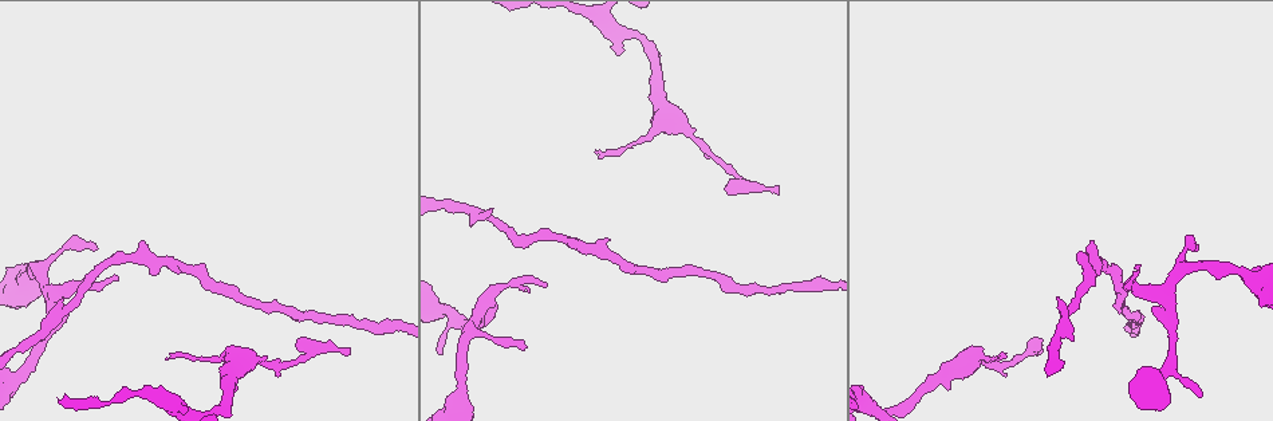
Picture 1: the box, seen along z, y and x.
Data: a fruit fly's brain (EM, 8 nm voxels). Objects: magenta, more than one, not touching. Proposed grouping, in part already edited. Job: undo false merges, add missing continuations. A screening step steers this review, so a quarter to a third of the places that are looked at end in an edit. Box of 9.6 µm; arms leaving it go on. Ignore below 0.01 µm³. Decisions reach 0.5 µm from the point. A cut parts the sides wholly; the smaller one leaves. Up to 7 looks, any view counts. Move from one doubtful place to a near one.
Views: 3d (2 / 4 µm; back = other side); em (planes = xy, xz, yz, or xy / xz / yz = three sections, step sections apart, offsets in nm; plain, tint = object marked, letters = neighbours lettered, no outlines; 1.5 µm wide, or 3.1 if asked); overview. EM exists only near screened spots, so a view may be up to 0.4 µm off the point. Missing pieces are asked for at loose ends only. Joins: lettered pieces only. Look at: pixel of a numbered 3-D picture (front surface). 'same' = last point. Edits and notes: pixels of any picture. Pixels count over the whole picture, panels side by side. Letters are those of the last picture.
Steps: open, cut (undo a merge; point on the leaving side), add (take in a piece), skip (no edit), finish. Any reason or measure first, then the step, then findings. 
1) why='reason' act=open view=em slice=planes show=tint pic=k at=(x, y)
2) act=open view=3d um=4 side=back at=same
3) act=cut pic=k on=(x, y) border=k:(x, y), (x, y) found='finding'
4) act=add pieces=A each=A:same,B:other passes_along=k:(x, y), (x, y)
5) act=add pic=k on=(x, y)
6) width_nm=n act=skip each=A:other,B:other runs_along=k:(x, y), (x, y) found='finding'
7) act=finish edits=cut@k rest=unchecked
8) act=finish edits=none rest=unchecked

why='thick turns thin' act=open view=3d um=4 side=back pic=1 at=(660, 126)

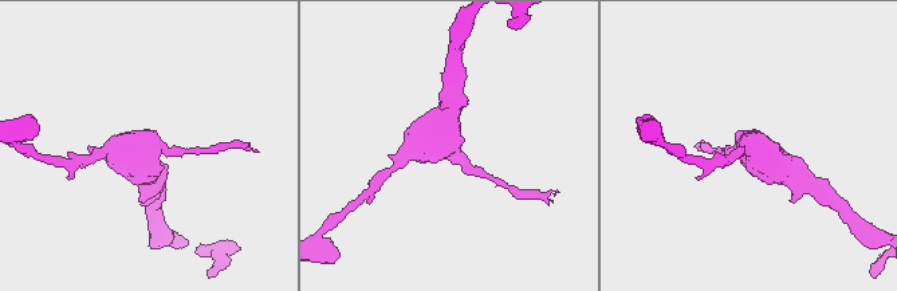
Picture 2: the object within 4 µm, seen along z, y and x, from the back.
arms=3 act=open view=em slice=planes show=letters pic=2 at=(149, 145)

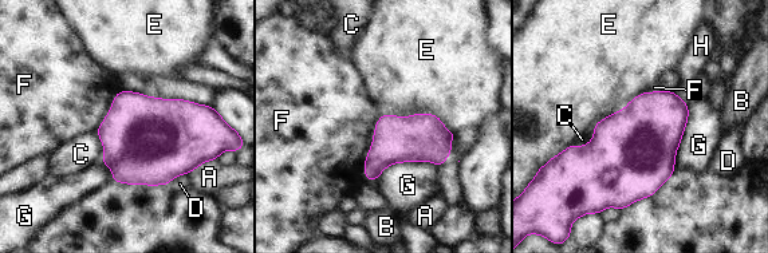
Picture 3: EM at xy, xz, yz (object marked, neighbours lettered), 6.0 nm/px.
act=skip each=A:other,B:other,C:other,D:other,E:other,F:other,G:other,H:other border=3:(382, 114), (365, 161), (366, 180) found='one cell here'

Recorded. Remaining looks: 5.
why='an open end' act=open view=em slice=xz step=4 show=tint pic=1 at=(528, 288)

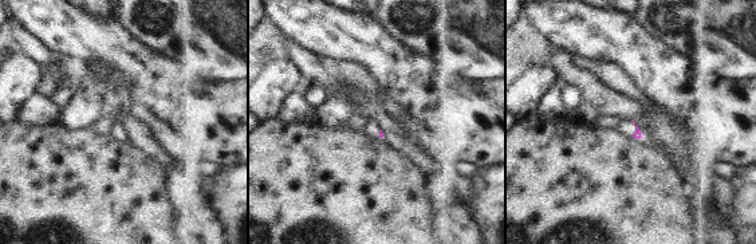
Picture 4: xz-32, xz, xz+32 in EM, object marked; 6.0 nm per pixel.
why='another direction' act=open view=em slice=planes show=letters at=same

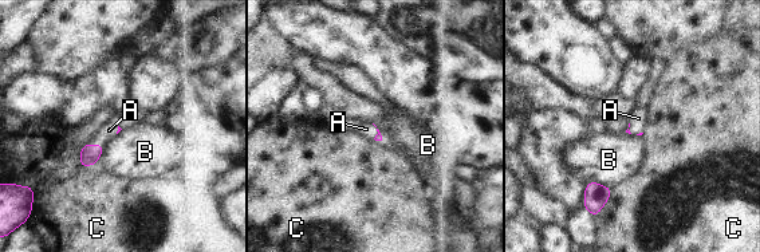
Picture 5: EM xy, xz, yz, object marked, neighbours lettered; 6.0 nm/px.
act=add pieces=A each=A:same,B:other,C:other passes_along=5:(90, 154), (95, 145), (109, 130) found='the cell continues'

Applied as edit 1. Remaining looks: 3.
why='an open end' act=open view=em slice=yz step=4 show=tint pic=1 at=(1038, 354)

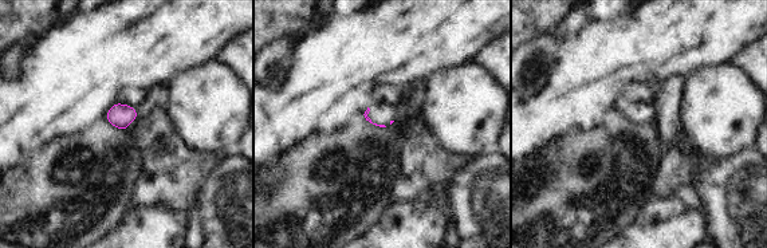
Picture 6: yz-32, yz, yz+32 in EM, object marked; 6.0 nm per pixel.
why='cut it another way' act=open view=em slice=planes show=tint at=same

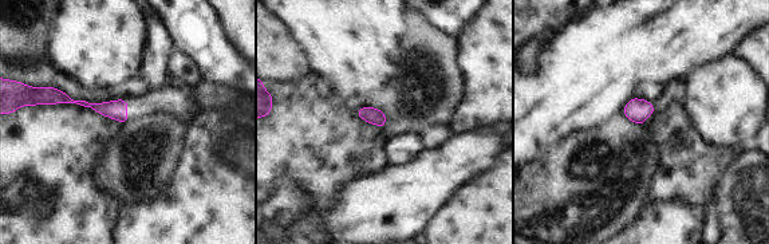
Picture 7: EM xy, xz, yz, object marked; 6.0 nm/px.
act=open view=em slice=planes show=letters at=same

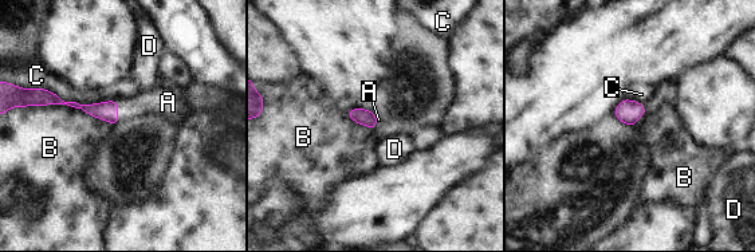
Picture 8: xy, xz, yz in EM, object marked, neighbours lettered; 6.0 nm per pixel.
width_nm=100 act=add pieces=A each=A:same,B:other,C:other,D:other found='it goes on there'

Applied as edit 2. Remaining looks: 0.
act=finish edits=add@5,add@8 rest=unchecked

